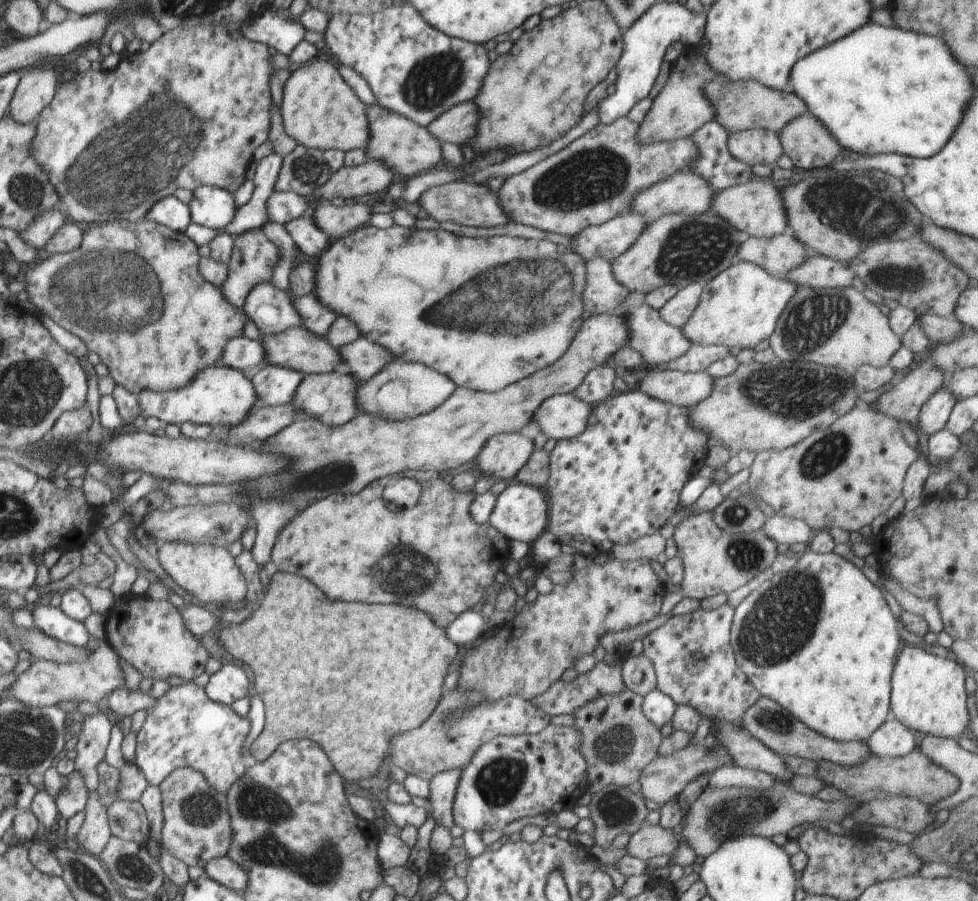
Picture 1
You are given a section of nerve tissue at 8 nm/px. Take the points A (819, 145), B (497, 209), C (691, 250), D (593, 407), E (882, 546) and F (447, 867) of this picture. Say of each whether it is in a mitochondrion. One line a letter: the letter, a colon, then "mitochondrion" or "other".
A: other
B: other
C: mitochondrion
D: other
E: other
F: other

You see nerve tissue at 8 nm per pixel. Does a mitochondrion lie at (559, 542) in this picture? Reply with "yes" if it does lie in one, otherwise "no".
no

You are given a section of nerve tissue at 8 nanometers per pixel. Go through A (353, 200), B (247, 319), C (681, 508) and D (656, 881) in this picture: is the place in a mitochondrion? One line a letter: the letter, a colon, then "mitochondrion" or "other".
A: other
B: other
C: other
D: other

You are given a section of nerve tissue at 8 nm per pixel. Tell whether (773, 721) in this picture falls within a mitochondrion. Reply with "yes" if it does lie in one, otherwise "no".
yes

